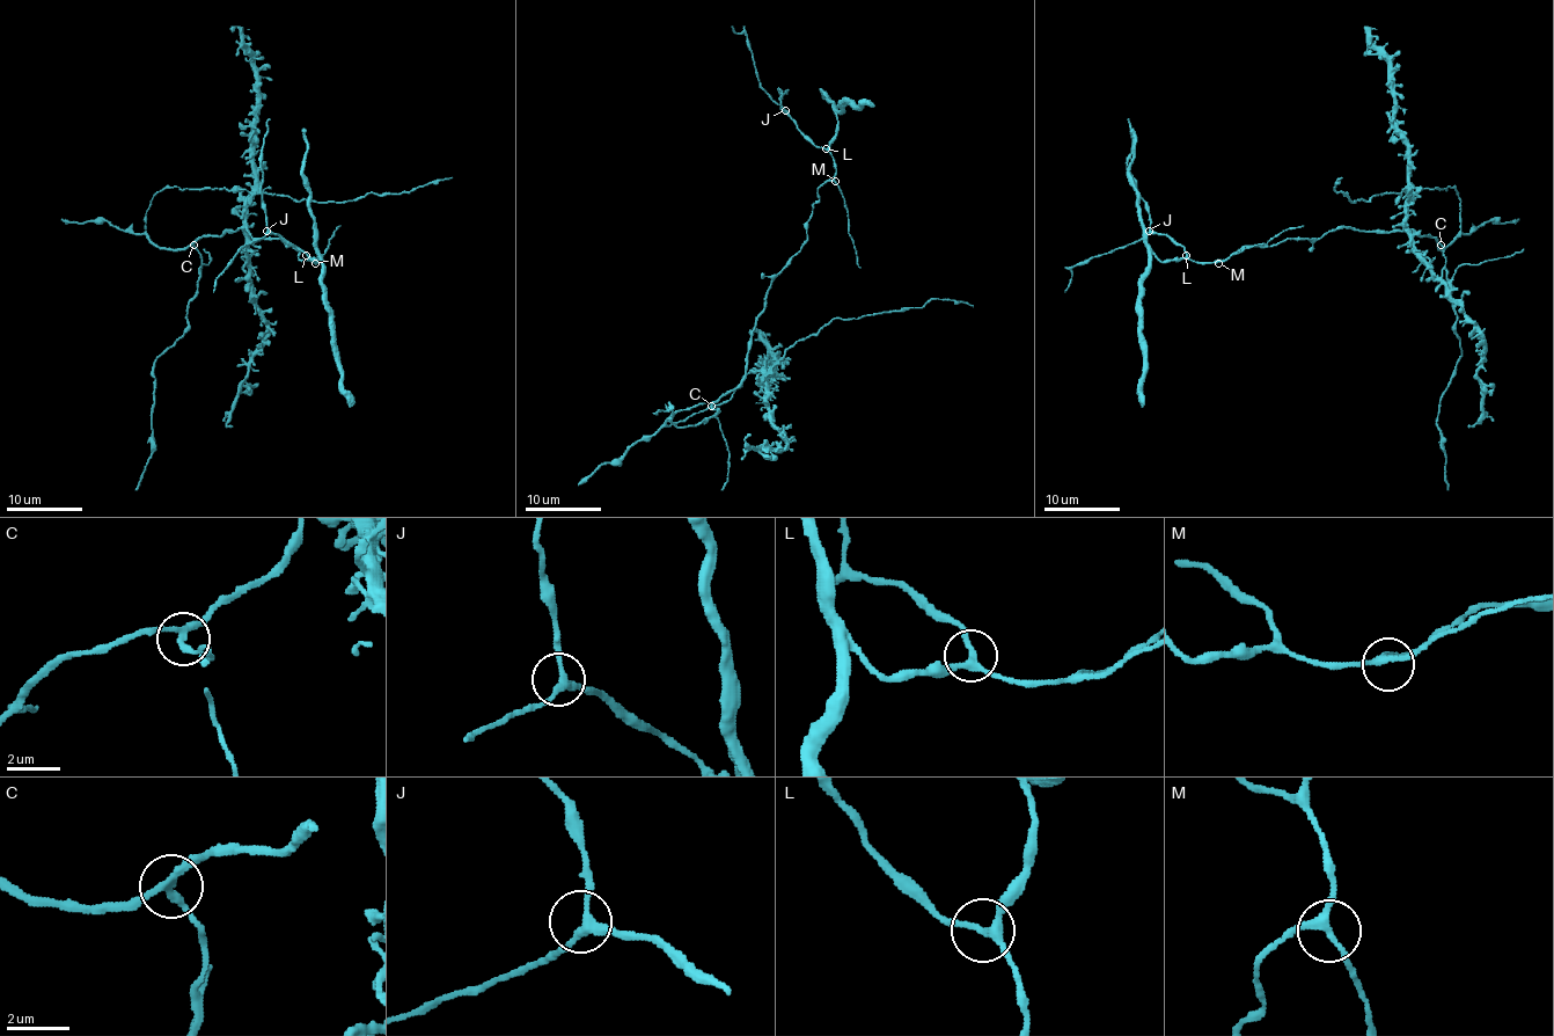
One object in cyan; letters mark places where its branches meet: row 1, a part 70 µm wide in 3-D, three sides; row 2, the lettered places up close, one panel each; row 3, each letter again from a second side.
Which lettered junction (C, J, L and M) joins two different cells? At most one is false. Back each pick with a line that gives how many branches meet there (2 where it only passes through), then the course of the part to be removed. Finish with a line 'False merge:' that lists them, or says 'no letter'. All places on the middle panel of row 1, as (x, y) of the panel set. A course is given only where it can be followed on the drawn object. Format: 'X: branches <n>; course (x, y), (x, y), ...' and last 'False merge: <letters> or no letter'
C: branches 3; course (711, 406), (719, 410), (715, 416), (676, 428), (671, 422), (669, 402), (669, 410), (652, 411)
False merge: C

